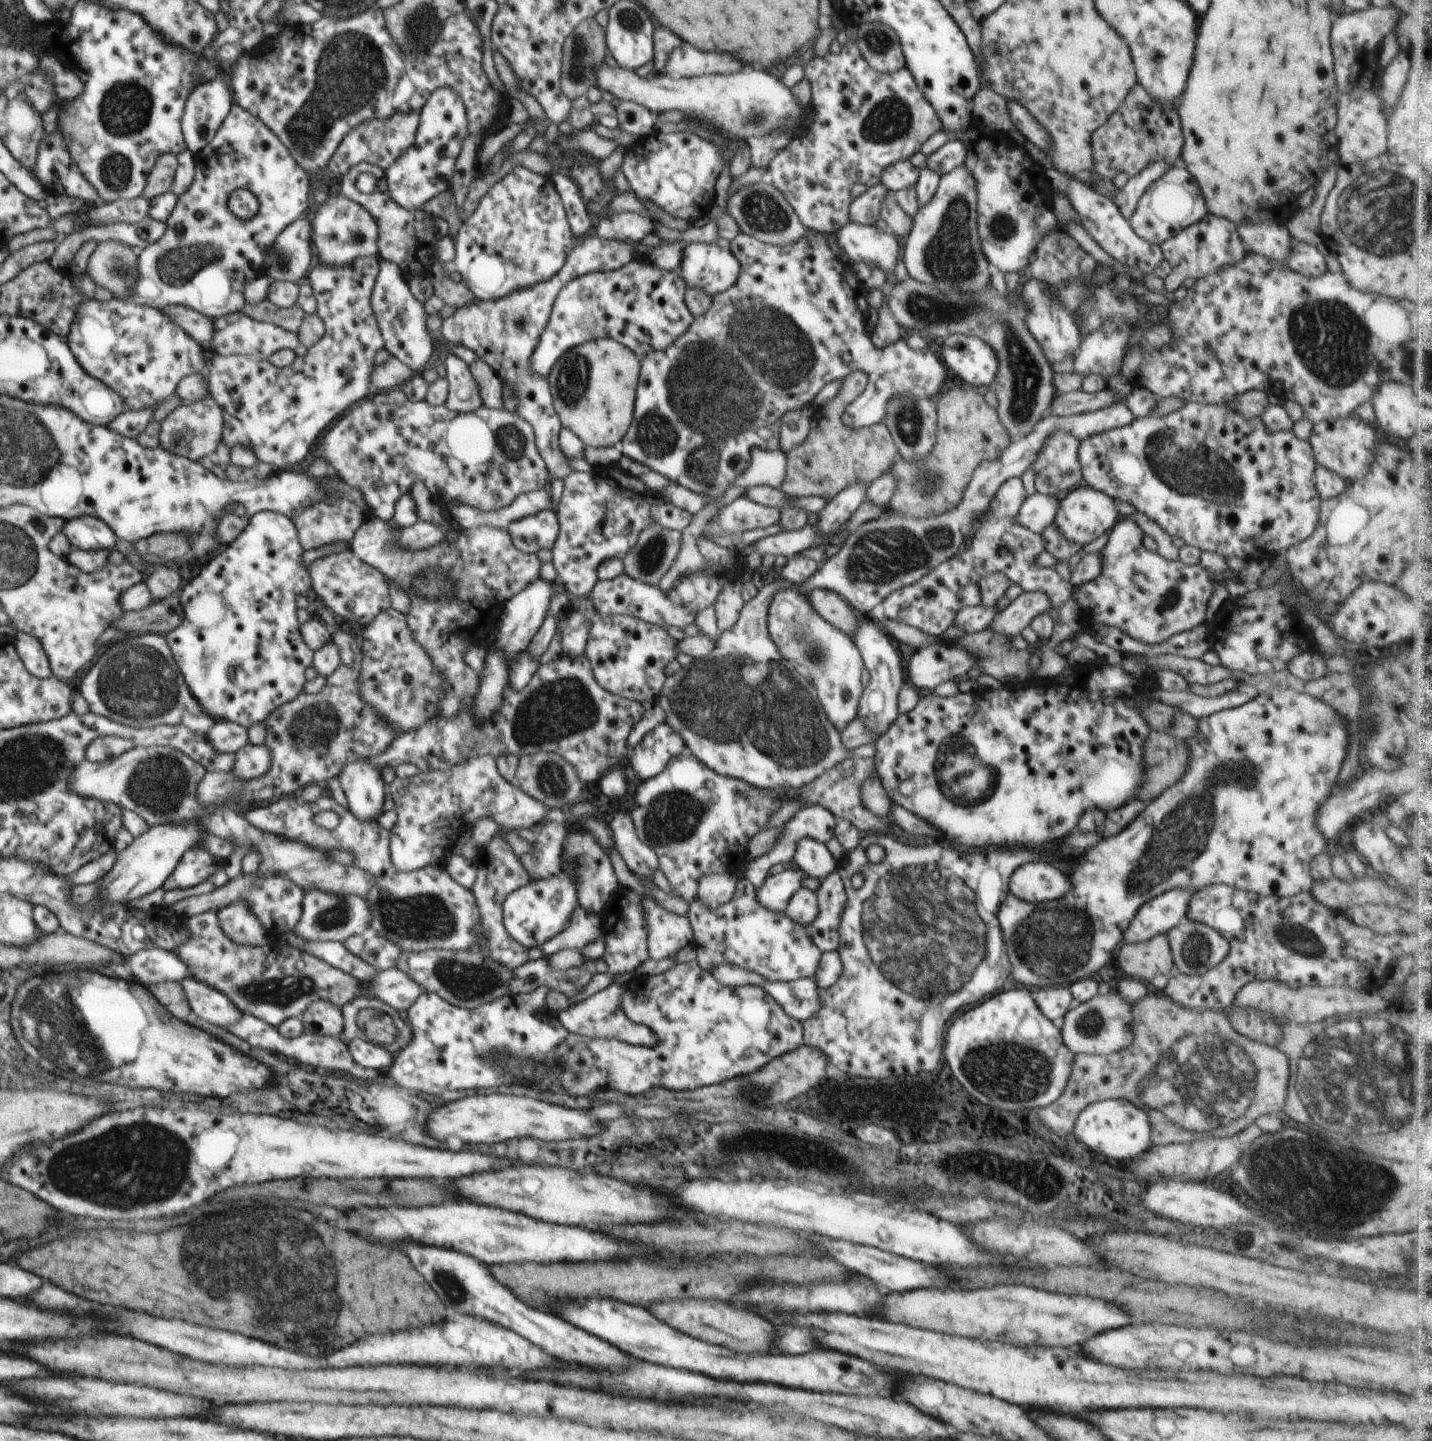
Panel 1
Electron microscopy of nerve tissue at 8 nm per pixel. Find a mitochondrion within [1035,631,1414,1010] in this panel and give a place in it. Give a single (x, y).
(1185, 831)

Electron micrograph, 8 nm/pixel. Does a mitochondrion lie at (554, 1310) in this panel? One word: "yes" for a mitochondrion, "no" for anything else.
no

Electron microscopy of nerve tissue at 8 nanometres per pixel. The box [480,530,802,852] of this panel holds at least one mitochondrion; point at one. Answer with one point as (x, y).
(565, 706)

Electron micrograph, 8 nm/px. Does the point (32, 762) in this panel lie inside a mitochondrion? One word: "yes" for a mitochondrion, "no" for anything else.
yes

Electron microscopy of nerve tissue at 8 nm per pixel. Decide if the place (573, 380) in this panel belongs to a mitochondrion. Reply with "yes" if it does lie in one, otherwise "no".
yes

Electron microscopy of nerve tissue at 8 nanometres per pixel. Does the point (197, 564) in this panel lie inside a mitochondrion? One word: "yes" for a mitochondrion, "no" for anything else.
no

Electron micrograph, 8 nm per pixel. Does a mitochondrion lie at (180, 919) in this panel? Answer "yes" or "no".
no

